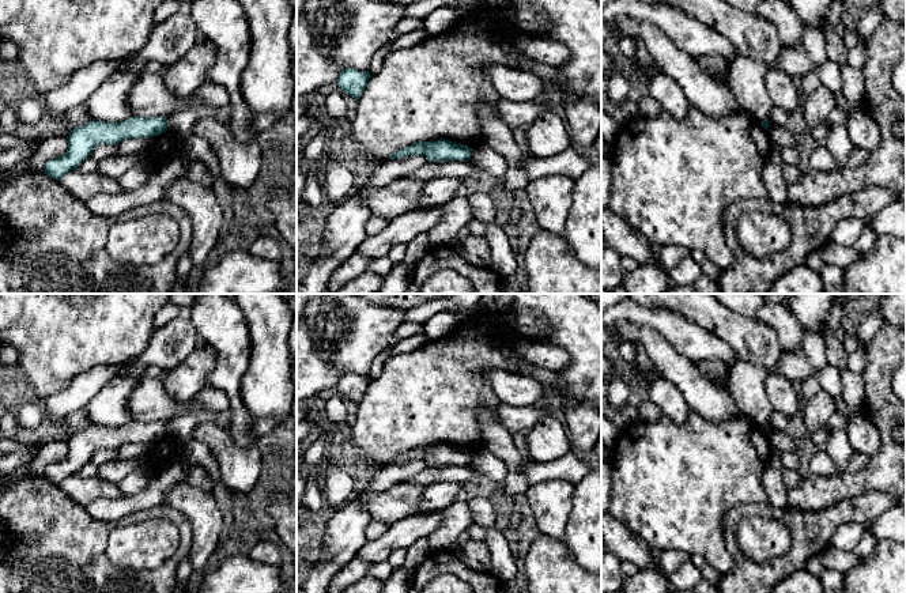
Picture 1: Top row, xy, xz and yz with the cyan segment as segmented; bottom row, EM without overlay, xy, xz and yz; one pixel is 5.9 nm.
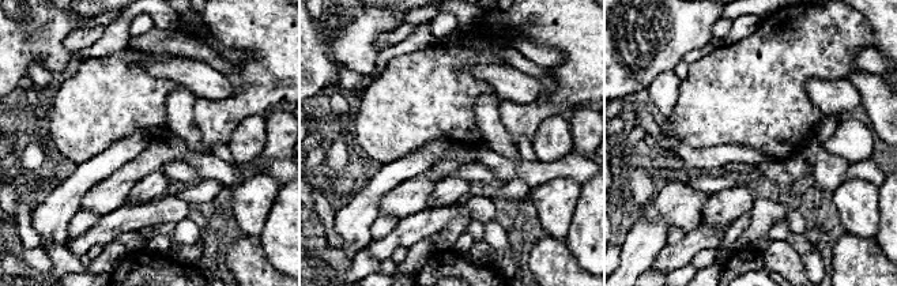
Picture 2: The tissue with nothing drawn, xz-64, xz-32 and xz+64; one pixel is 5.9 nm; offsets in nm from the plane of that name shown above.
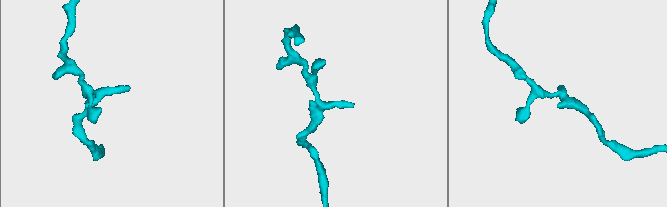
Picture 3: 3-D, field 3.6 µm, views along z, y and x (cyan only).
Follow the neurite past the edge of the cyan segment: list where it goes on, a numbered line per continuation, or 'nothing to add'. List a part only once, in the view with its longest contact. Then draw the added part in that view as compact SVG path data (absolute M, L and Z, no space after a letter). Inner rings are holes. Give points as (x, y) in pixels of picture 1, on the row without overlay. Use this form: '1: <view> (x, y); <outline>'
nothing to add

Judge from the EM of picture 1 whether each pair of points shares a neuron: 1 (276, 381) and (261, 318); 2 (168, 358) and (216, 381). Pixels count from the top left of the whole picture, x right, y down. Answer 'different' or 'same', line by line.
1: same
2: different

